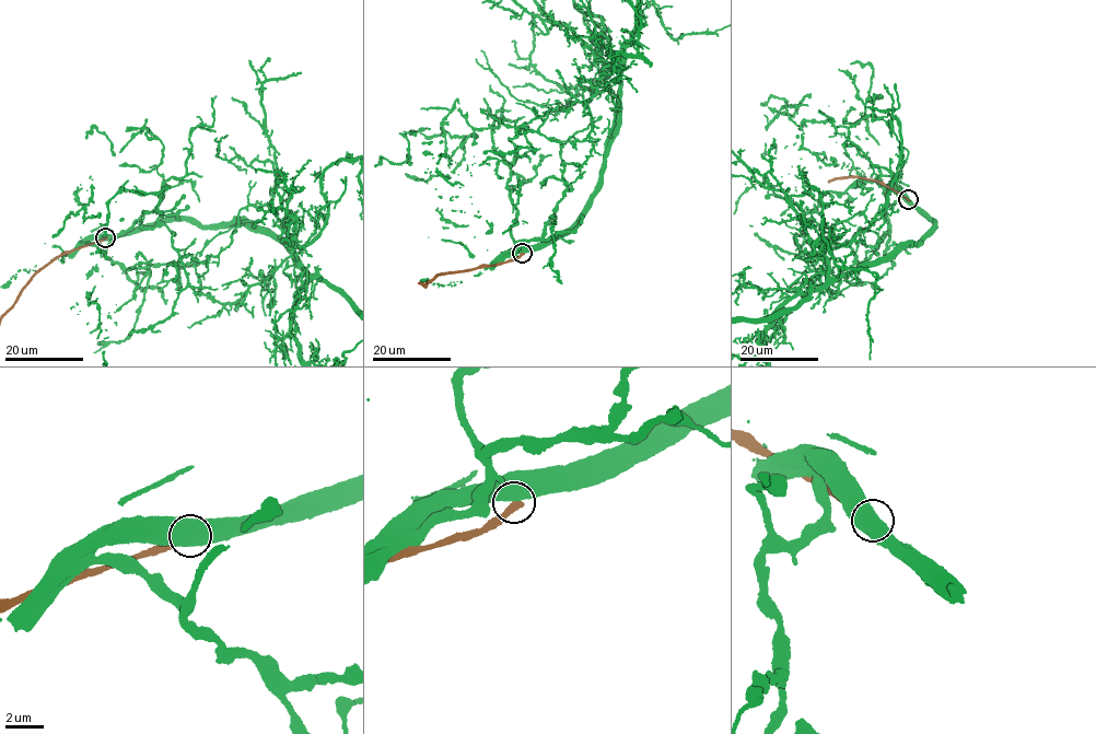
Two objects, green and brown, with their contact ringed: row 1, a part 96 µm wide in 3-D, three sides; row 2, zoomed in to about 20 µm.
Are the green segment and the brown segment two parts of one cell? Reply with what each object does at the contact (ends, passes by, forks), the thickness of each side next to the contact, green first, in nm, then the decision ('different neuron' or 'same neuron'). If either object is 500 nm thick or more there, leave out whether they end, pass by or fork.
calibres 750 and 360 nm; different neuron

